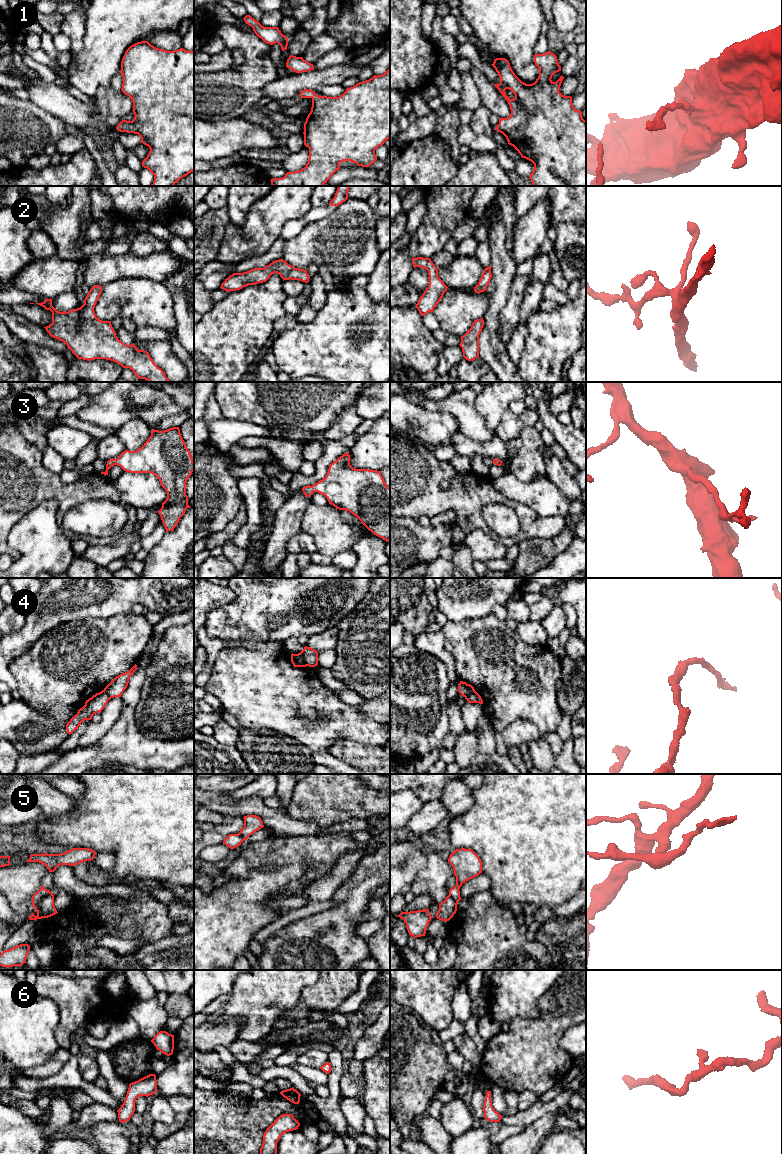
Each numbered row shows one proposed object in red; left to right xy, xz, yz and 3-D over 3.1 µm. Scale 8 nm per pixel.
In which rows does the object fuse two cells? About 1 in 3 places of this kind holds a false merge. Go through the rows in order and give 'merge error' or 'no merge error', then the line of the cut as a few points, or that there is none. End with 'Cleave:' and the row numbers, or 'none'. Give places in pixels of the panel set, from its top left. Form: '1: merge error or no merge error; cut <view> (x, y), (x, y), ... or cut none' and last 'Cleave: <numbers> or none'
1: no merge error; cut none
2: no merge error; cut none
3: no merge error; cut none
4: merge error; cut xz (299, 653), (307, 665)
5: merge error; cut xy (48, 890), (48, 893), (41, 900), (36, 910)
6: no merge error; cut none
Cleave: 4, 5

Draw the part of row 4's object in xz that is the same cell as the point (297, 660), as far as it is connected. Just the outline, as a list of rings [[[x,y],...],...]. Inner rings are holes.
[[[292,653],[291,654],[291,662],[294,667],[306,667],[307,666],[303,656],[300,653],[298,653],[298,654]]]

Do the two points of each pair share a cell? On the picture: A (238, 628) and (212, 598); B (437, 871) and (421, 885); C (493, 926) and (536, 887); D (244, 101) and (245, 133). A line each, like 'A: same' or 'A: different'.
A: different
B: same
C: different
D: different

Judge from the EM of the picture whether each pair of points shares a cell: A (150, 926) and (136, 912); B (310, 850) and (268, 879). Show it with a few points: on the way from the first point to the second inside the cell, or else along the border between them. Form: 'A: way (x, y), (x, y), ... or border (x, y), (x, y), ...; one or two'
A: way (147, 923), (139, 915); one
B: border (266, 866), (273, 867), (303, 863), (306, 871); two

